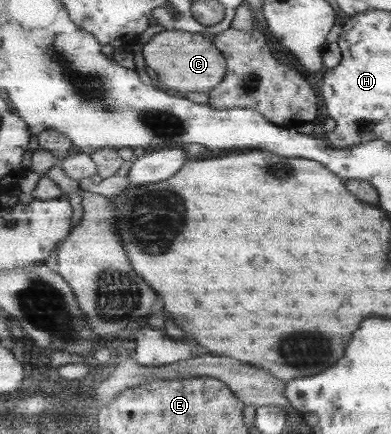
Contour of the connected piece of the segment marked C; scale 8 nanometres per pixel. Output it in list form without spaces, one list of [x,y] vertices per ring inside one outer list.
[[[166,29],[153,36],[143,49],[148,67],[158,73],[167,89],[179,94],[210,94],[224,81],[229,73],[228,58],[215,44],[213,38],[203,33]]]

